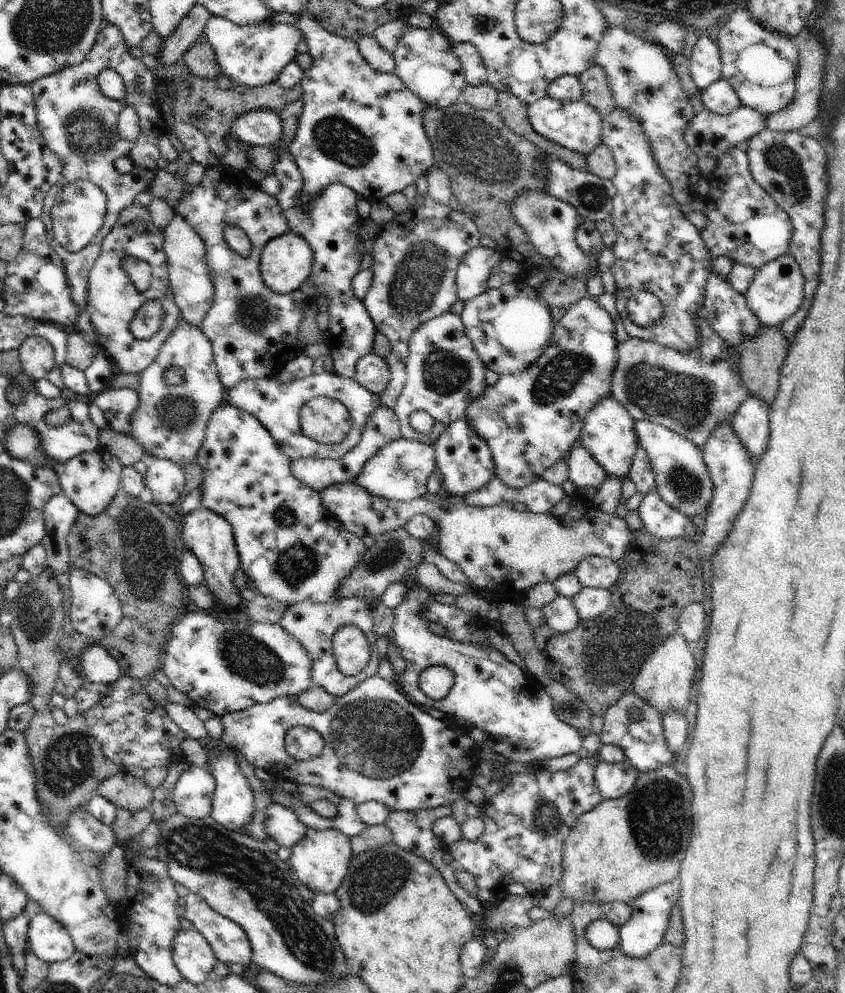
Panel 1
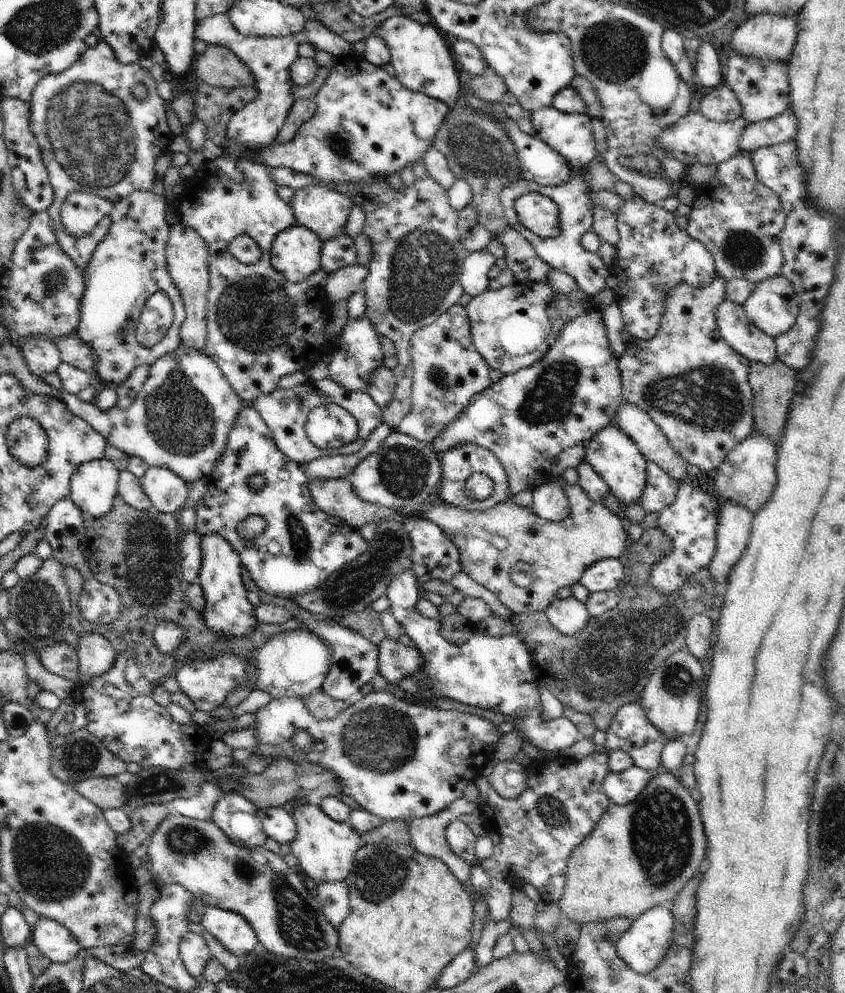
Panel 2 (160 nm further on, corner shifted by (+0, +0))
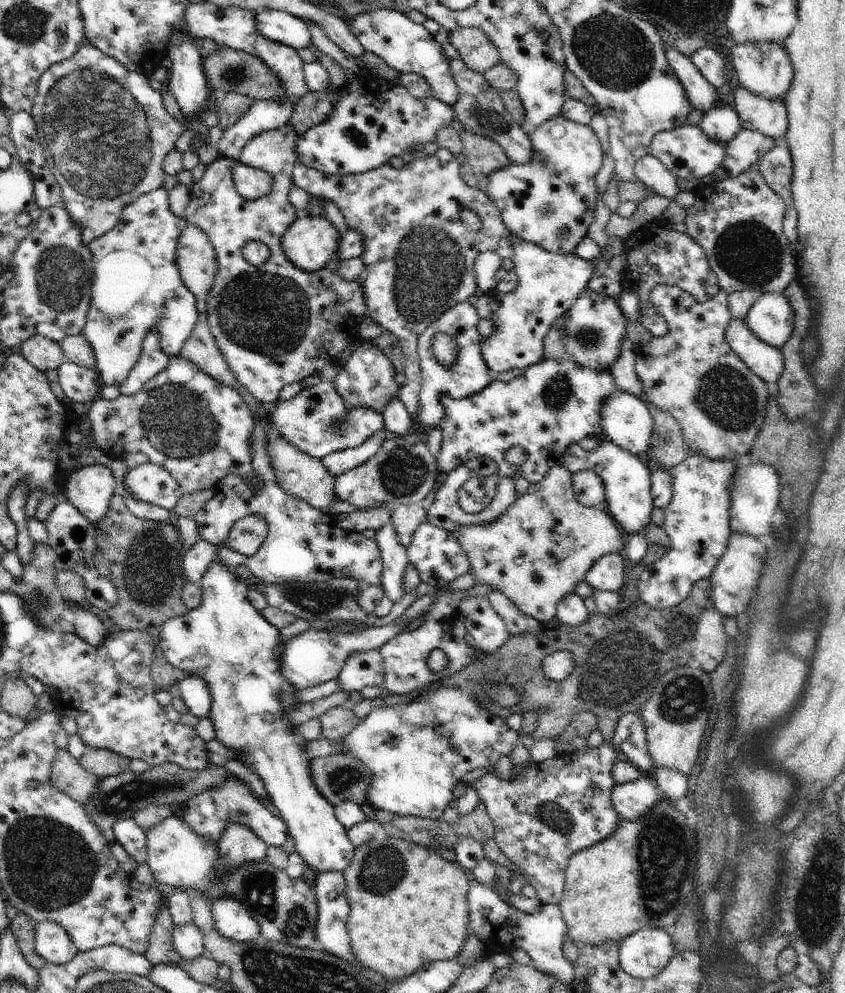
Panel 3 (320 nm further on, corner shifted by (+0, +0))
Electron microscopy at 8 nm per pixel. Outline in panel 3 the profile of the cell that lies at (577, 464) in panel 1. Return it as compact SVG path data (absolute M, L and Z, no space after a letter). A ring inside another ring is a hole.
M580 470L572 476L574 496L580 504L588 507L604 507L606 503L605 485L602 478L592 470Z

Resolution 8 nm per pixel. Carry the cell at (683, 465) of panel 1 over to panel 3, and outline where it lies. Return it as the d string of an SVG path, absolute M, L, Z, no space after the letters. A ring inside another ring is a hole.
M621 392L610 396L600 410L600 424L605 439L636 455L646 454L652 446L654 418L646 404L636 396Z

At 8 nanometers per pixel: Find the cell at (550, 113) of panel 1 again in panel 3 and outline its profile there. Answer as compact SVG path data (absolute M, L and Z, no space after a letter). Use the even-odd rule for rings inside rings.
M561 115L554 116L544 124L529 130L529 138L534 150L532 162L522 166L510 164L508 168L492 174L485 194L498 208L500 217L509 232L520 236L522 240L540 246L547 252L572 255L578 242L587 237L588 228L594 223L594 211L598 202L596 174L602 168L605 152L589 124L572 122Z

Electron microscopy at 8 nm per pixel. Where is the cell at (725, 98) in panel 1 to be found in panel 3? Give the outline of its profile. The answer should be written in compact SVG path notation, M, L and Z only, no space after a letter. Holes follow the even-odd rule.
M720 104L703 113L702 122L697 126L702 128L710 140L728 145L728 142L743 130L736 110L730 105Z

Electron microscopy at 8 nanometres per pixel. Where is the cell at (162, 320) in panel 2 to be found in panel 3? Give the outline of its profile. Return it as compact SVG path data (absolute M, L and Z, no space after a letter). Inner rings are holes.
M152 328L150 334L146 334L142 351L138 358L138 362L134 364L134 368L130 375L119 387L120 393L126 396L137 394L145 385L157 376L168 365L168 358L164 354L164 350L160 348L160 334L156 328Z

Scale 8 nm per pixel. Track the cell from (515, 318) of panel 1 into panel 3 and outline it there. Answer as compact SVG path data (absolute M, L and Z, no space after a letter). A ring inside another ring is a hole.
M509 232L506 238L513 249L512 262L518 276L518 287L508 294L490 290L478 298L474 306L480 319L494 320L496 332L481 341L484 363L493 375L513 368L526 371L543 360L544 338L554 320L572 307L576 298L588 287L595 265L578 256L547 252L528 240Z

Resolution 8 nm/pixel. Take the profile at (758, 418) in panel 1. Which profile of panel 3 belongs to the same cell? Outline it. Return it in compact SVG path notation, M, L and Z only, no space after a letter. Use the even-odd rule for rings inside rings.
M750 454L738 460L732 488L730 488L730 531L738 534L750 534L754 538L770 536L774 532L774 514L778 510L780 498L780 480L770 464L758 464L750 460Z

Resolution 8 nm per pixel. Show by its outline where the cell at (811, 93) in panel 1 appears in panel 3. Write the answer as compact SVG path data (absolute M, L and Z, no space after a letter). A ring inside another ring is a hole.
M743 129L728 142L724 162L710 176L711 182L722 182L726 178L740 176L759 163L760 158L778 144L774 138L757 131Z

